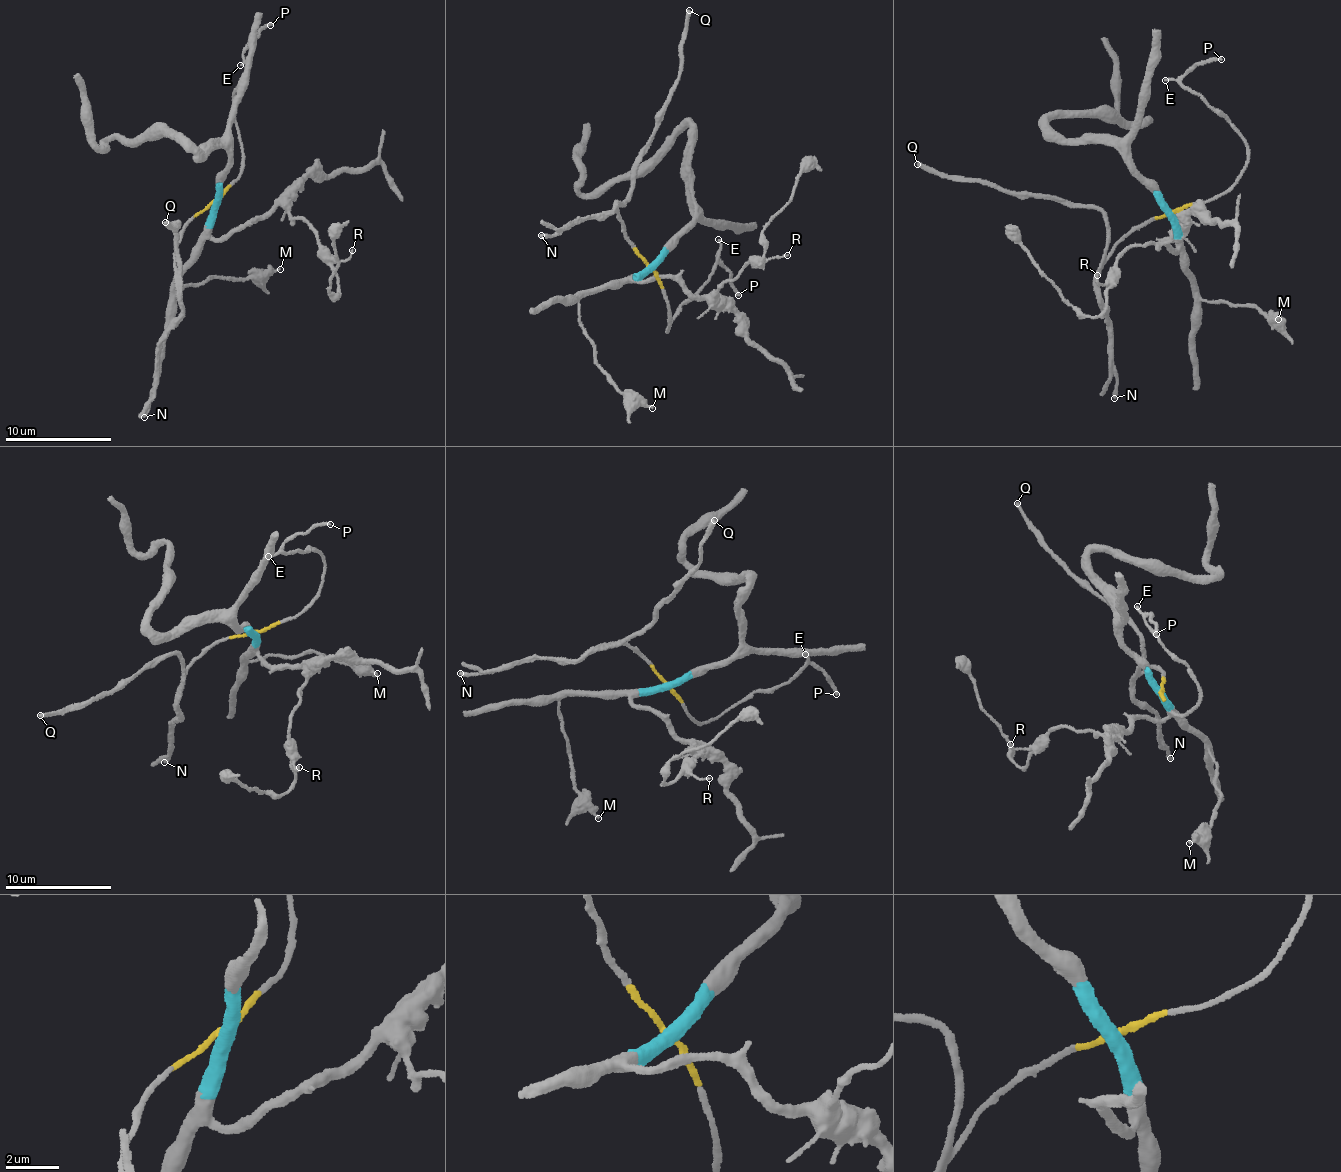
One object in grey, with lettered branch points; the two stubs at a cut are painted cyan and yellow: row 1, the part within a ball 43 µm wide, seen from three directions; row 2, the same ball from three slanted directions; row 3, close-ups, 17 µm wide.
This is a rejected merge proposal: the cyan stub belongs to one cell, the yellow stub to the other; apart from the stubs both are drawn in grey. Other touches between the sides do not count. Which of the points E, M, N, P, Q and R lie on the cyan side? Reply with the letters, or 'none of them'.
M, R

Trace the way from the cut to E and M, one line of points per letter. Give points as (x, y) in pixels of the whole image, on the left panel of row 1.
E: (214, 201), (239, 177), (244, 161), (233, 94), (247, 71), (245, 61), (240, 65)
M: (214, 201), (210, 237), (175, 288), (211, 279), (268, 277), (280, 268)

